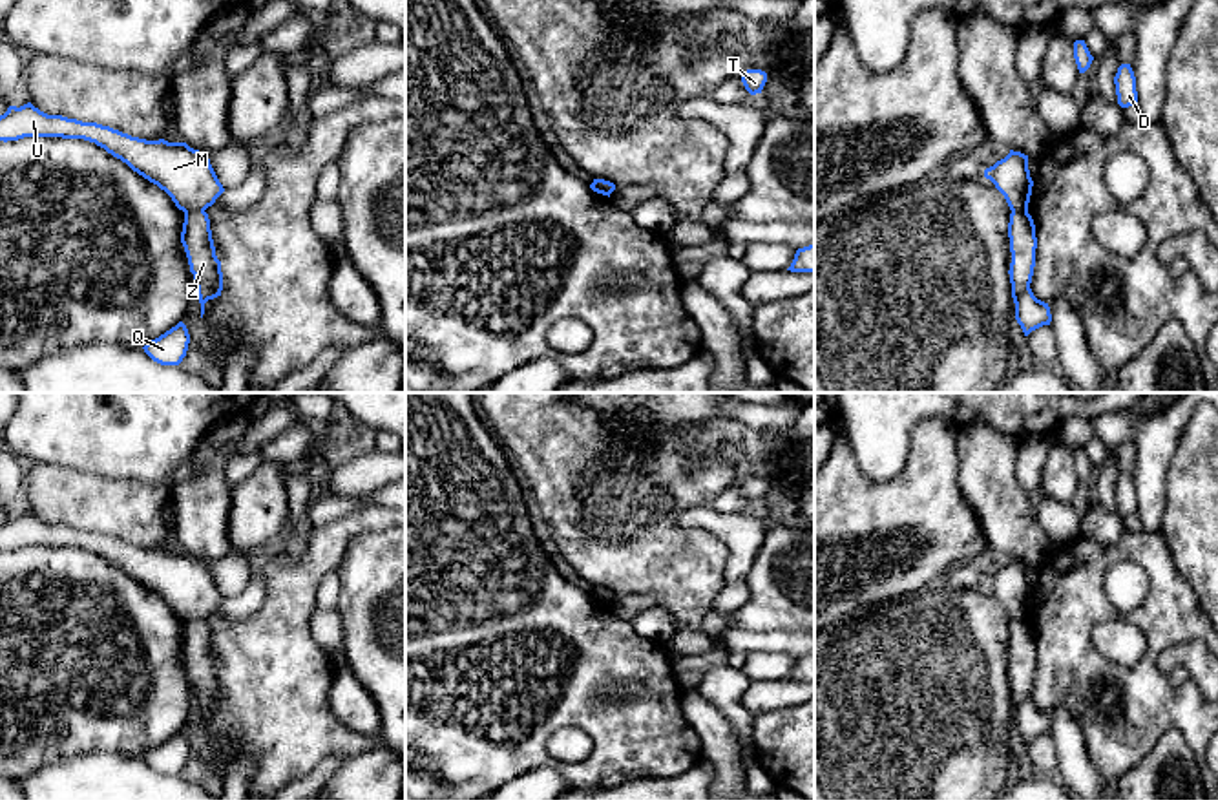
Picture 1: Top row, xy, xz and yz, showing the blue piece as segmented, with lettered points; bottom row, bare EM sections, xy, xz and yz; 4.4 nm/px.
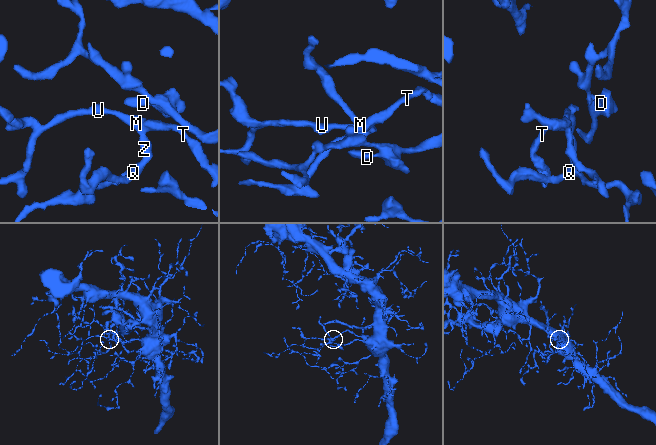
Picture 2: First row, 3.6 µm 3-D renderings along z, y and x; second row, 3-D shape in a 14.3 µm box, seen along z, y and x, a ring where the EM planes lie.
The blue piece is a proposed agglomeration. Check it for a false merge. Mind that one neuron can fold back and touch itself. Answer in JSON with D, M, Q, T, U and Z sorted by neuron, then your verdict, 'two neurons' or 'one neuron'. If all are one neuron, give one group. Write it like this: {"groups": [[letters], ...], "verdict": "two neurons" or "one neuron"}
{"groups": [["D", "M", "Q", "T", "U", "Z"]], "verdict": "one neuron"}

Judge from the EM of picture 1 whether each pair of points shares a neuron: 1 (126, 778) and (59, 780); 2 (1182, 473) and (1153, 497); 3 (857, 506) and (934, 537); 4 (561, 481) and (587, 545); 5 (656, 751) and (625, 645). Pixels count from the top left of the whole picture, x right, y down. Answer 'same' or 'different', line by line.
1: same
2: different
3: same
4: same
5: same

